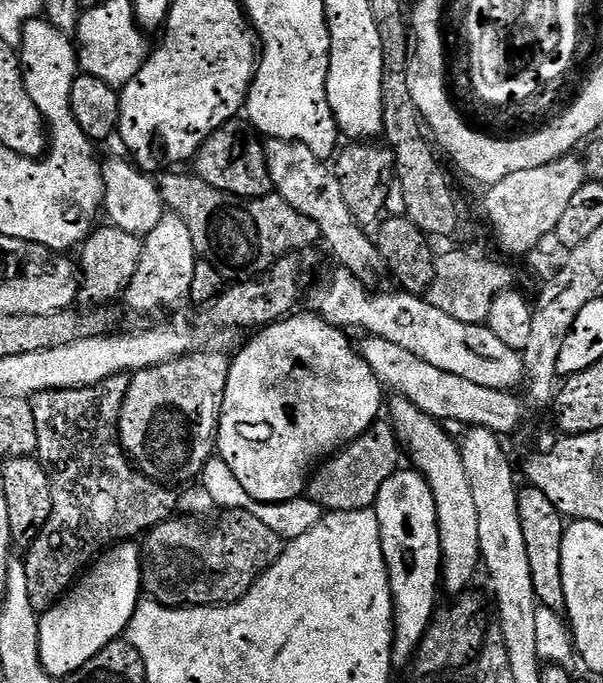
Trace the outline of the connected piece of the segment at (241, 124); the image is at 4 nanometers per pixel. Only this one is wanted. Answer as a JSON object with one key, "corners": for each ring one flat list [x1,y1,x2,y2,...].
{"corners":[[233,118,209,136,194,157,195,175,205,180,214,190,227,192,229,197,256,200,273,191,270,170,264,153,265,141,244,118]]}

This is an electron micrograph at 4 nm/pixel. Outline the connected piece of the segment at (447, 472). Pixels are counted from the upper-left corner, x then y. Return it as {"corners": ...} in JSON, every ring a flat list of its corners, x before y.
{"corners":[[403,398,393,399,392,417,390,423,396,430,396,438,400,441,403,451,413,460,415,471,427,480,430,490,434,494,434,506,438,510,438,530,440,531,440,549,444,555,442,561,442,588,446,593,459,594,469,591,472,579,482,568,480,546,478,544,478,509,474,503,474,494,470,491,470,478,466,478,466,466,462,466,460,445,451,436,448,436,443,423,427,416,418,406]]}

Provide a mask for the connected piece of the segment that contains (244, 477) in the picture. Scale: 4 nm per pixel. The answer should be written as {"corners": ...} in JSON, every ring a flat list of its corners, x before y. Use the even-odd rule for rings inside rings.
{"corners":[[307,314,308,316,289,315,287,318,277,320,275,324,269,324,257,331,256,336,240,353,231,357,228,366,228,381,226,382,226,394,220,407,220,427,216,434,218,456,224,460,227,466,234,472,234,478,251,499,262,504,278,504,290,502,305,495,308,481,314,469,329,456,336,455,341,448,345,448,350,442,354,442,367,432,373,424,381,419,380,407,384,404,386,389,380,379,370,370,370,366,363,360,359,351,347,340,345,329,326,322,319,314]]}

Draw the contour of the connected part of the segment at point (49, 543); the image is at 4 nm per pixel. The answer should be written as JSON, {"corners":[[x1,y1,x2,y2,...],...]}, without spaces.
{"corners":[[127,375,111,376,89,388,63,388,31,397,34,426,38,430,38,459,50,478,52,495,46,526,23,559,30,606,38,614,48,612,69,591,81,572,106,549,115,543,125,543,145,535,149,528,177,513,177,489,143,476,120,445,120,411,128,382]]}

